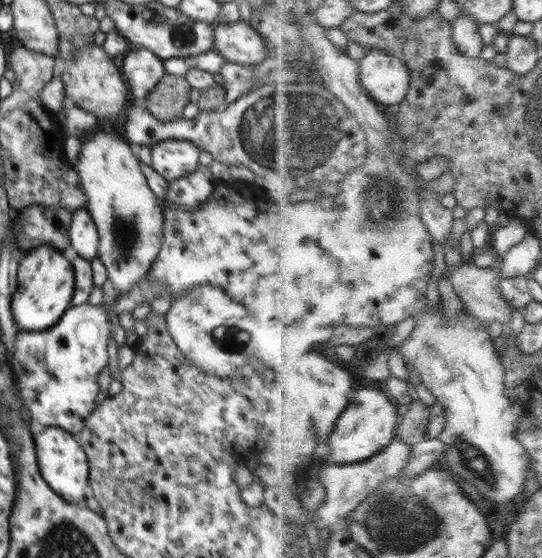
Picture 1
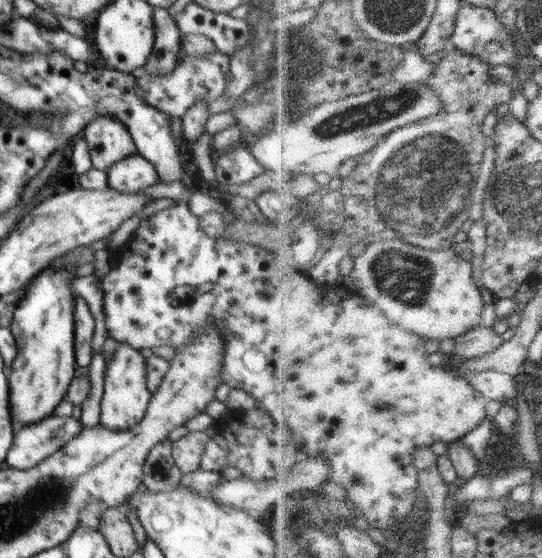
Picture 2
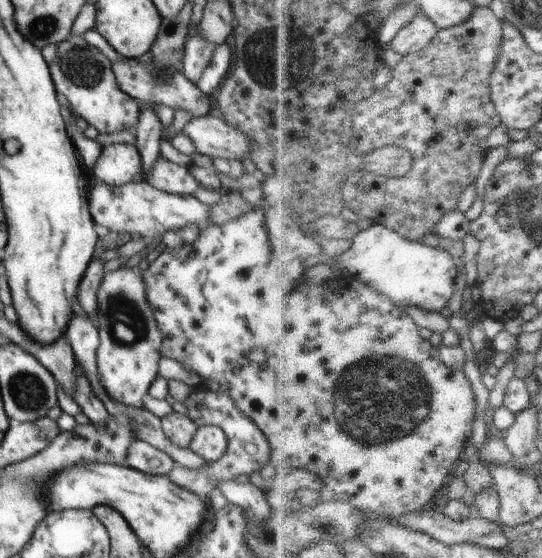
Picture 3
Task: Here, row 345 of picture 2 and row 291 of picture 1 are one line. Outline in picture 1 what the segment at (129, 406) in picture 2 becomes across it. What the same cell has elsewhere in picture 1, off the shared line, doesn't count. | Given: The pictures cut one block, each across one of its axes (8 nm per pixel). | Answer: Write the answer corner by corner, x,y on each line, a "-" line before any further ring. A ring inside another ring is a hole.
98,128
94,132
90,132
85,135
85,137
81,138
82,149
80,150
80,157
76,160
76,163
73,164
73,168
78,172
78,176
80,176
80,184
82,184
82,188
84,188
84,194
86,194
86,198
88,198
88,205
86,205
86,210
89,212
94,224
96,225
98,236
99,236
99,244
98,244
98,253
97,257
104,263
104,266
107,270
107,278
112,281
112,284
117,292
120,293
128,293
128,291
132,291
132,288
136,286
136,283
140,284
140,280
144,279
150,271
150,267
152,267
152,263
156,260
157,254
160,252
161,243
163,242
163,224
164,224
164,214
163,214
163,202
159,199
148,186
146,177
140,169
141,160
137,157
136,148
130,143
126,142
122,136
118,136
117,130
108,130

